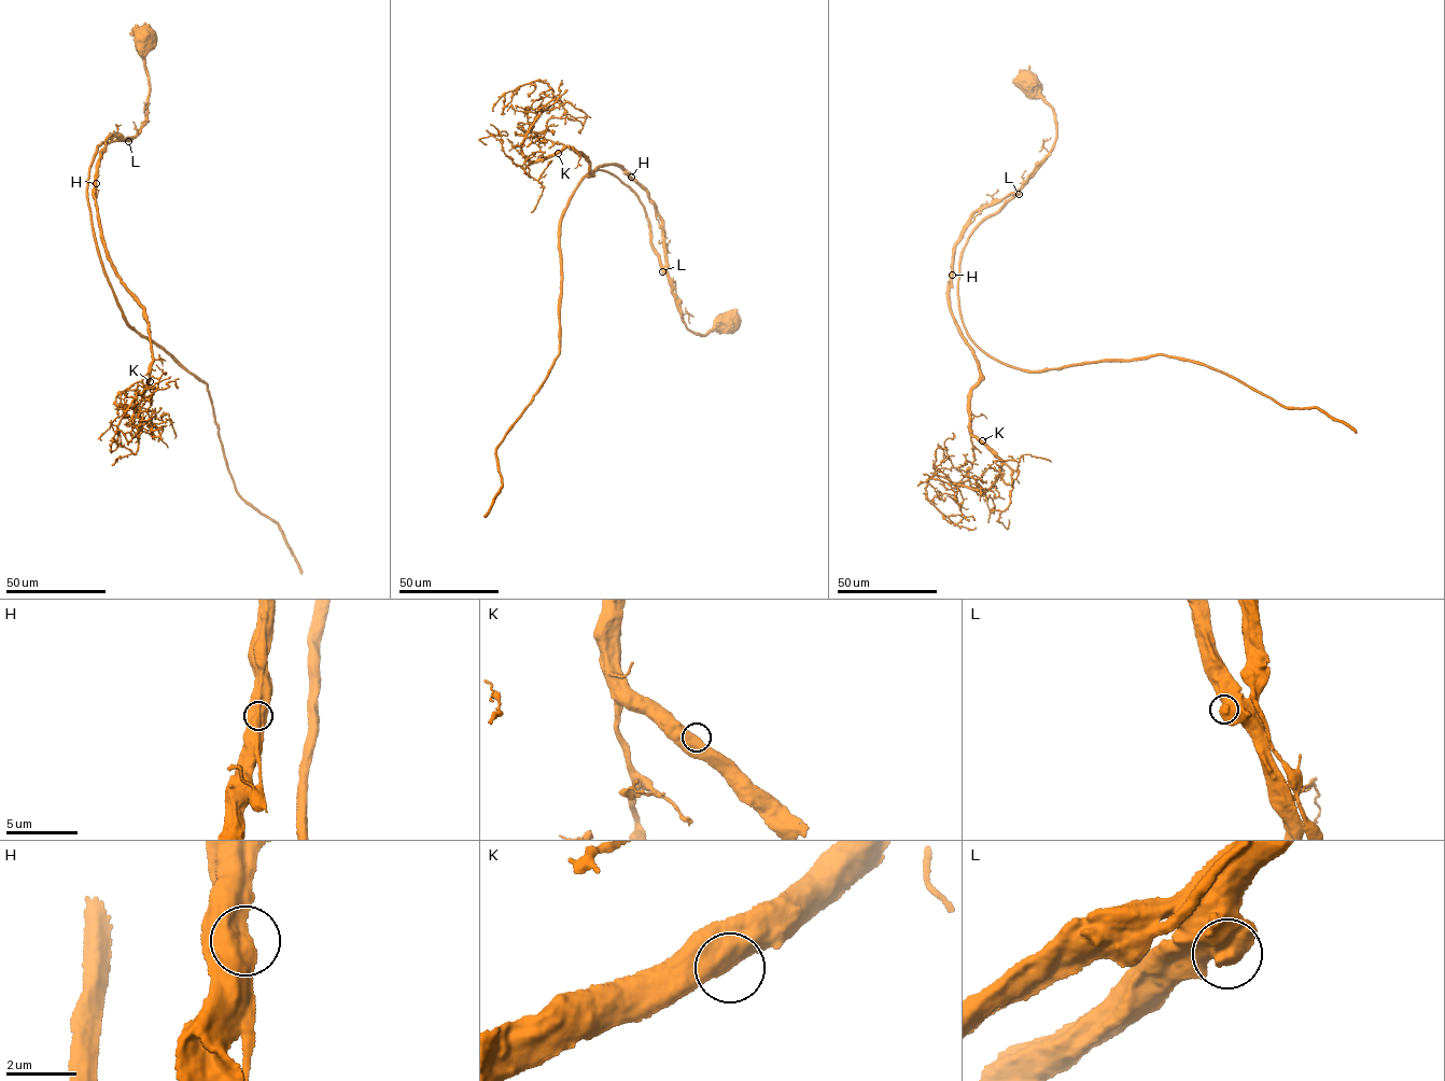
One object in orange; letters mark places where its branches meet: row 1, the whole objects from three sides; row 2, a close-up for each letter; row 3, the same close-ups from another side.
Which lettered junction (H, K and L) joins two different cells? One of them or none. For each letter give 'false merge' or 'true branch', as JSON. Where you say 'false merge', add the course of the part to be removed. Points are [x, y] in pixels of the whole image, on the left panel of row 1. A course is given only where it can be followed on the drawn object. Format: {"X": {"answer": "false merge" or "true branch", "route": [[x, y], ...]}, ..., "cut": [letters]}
{"H": {"answer": "false merge", "route": [[96, 183], [107, 140], [121, 136], [131, 140], [149, 121]]}, "K": {"answer": "true branch"}, "L": {"answer": "true branch"}, "cut": ["H"]}

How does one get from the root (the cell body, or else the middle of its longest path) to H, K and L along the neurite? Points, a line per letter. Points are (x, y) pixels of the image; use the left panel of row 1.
H: (141, 48), (149, 82), (146, 116), (131, 138), (122, 139), (110, 134), (98, 164), (96, 183)
K: (141, 48), (146, 116), (131, 138), (110, 134), (95, 194), (107, 257), (143, 308), (150, 381)
L: (141, 48), (149, 74), (148, 110), (137, 134), (128, 141)

